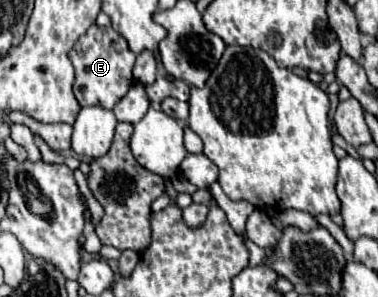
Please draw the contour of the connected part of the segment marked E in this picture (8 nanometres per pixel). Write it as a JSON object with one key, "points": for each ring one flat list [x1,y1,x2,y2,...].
{"points":[[92,26,84,36,78,38,76,46,70,52,70,60,76,68,76,82,74,82,74,96,80,106,100,106,112,110,114,104,130,90,134,84,132,66,134,66,134,52,126,48,126,40,118,36,112,28]]}

